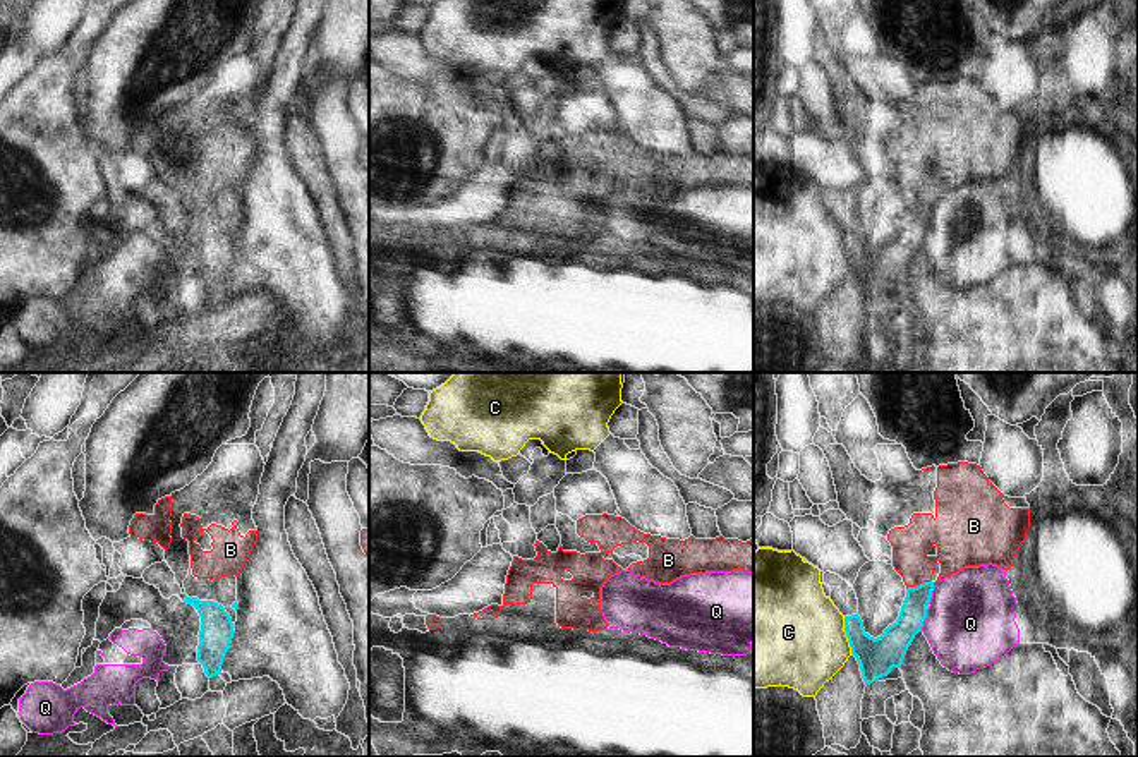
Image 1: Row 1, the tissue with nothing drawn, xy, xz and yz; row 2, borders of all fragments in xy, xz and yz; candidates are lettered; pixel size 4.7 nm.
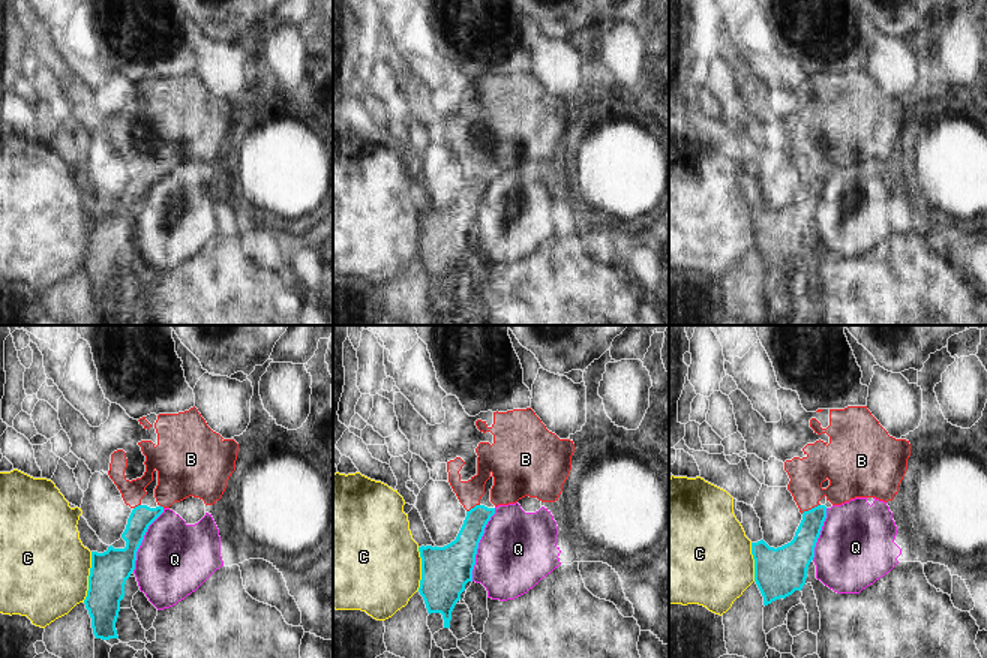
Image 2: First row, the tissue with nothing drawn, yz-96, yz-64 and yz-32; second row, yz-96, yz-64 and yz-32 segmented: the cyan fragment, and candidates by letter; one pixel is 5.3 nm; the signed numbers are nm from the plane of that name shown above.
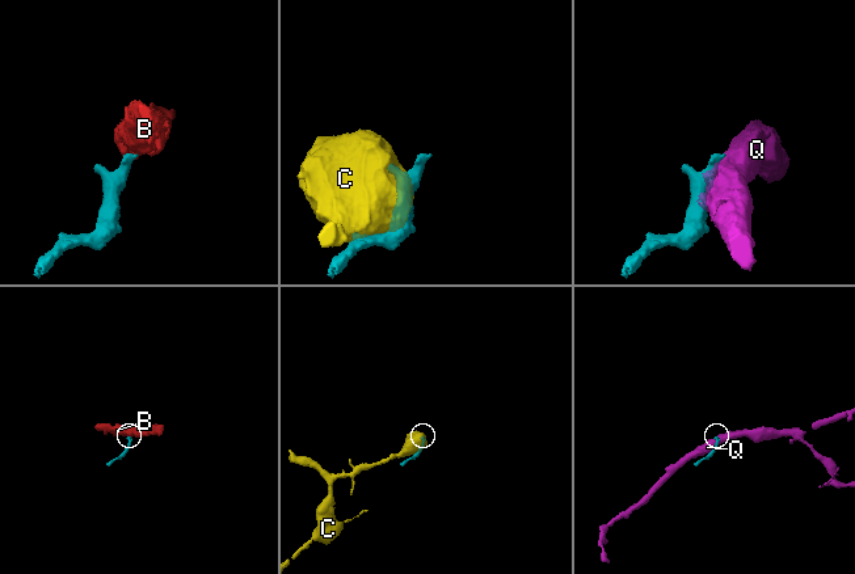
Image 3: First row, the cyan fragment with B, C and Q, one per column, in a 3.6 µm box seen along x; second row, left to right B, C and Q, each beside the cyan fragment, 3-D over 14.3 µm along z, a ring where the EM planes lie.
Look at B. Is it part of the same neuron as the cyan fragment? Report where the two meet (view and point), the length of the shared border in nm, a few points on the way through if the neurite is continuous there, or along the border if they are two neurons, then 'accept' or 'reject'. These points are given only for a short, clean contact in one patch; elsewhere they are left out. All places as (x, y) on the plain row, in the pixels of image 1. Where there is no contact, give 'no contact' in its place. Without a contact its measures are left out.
yz (920, 199) | 130 nm | across yz (914, 227), (920, 199), (920, 189), (958, 162) | accept

